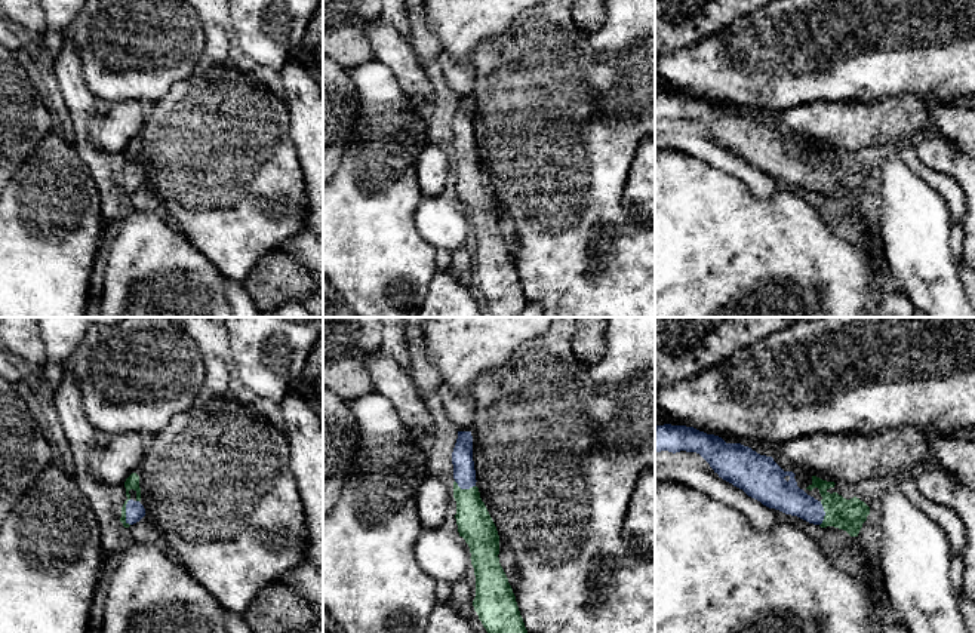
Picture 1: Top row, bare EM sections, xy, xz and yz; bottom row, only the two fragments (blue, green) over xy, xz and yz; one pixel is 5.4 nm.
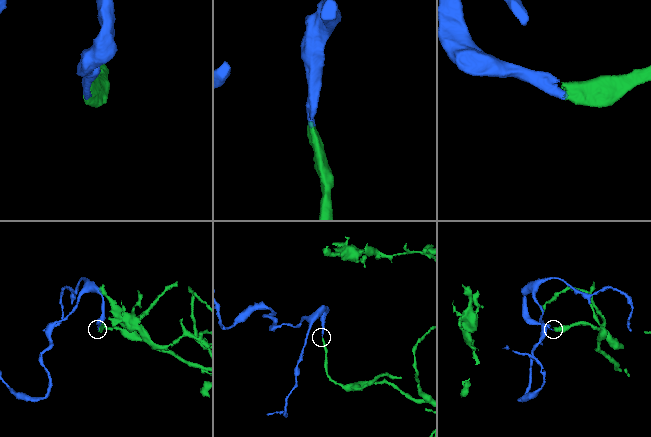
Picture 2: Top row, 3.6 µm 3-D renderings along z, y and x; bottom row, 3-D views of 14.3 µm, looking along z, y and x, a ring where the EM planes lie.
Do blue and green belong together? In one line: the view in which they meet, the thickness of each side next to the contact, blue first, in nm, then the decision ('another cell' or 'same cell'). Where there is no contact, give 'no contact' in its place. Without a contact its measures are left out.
contact in xy; calibres 100 and 80 nm; same cell

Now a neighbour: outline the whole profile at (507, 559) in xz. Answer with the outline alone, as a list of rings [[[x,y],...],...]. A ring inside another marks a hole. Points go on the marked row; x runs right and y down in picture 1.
[[[499,538],[499,563],[508,578],[508,583],[513,589],[513,593],[516,596],[516,590],[520,581],[520,572],[519,572],[519,565],[514,556],[514,551],[508,547],[508,544]]]

